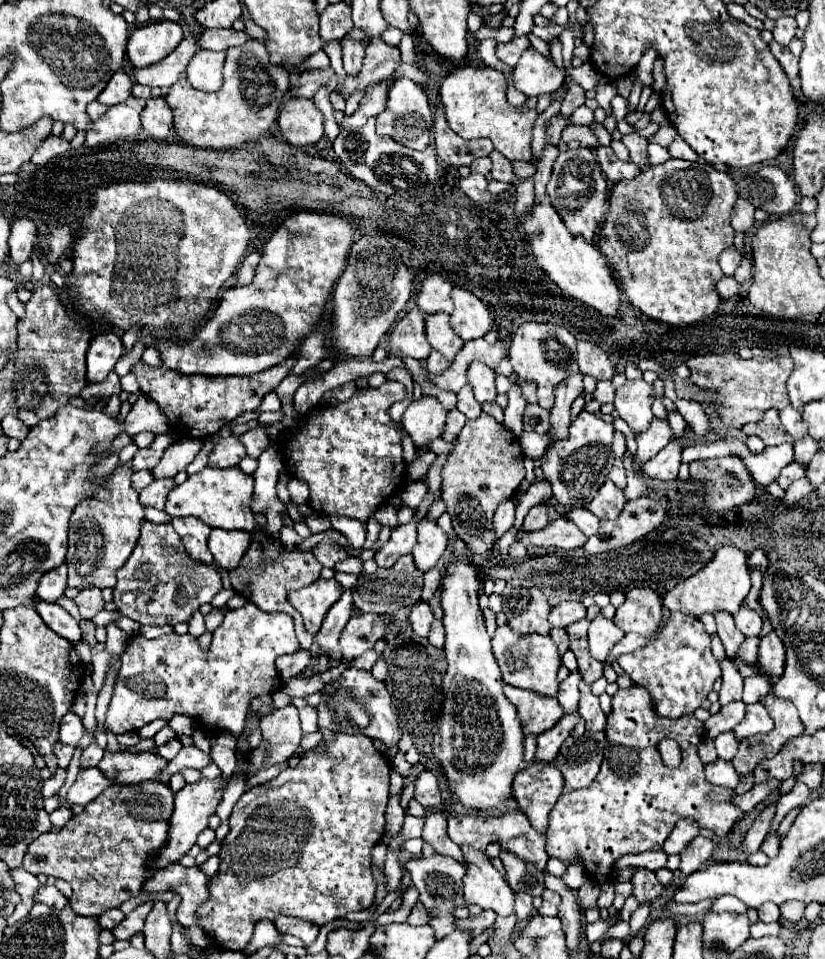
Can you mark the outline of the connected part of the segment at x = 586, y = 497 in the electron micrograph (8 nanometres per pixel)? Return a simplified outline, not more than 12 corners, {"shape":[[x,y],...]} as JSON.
{"shape":[[583,410],[543,472],[565,508],[587,506],[613,466],[613,424]]}

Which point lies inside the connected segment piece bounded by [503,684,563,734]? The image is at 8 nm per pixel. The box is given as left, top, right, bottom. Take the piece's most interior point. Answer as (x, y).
(537, 714)

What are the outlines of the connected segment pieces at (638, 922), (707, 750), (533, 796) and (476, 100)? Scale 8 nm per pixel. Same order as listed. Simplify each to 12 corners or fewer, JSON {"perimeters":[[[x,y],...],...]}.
{"perimeters":[[[643,902],[631,916],[629,942],[643,926],[647,926],[651,904]],[[703,738],[699,744],[699,756],[703,764],[717,760],[711,738]],[[531,762],[513,780],[513,796],[535,830],[563,792],[553,762]],[[461,66],[439,96],[453,132],[531,160],[535,108],[517,112],[503,74]]]}

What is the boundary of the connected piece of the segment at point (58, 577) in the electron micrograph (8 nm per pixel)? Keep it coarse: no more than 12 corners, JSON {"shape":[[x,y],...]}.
{"shape":[[67,566],[39,580],[37,596],[57,602],[67,590]]}

